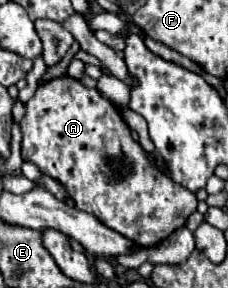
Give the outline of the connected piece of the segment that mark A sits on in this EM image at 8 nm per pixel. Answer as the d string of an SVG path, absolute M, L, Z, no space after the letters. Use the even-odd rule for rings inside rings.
M61 76L39 86L35 96L25 104L25 116L19 126L23 132L23 160L35 162L43 174L59 180L79 210L93 214L105 226L129 238L137 248L157 246L197 210L195 194L153 166L145 150L133 140L121 112L95 88L85 88L75 78Z

